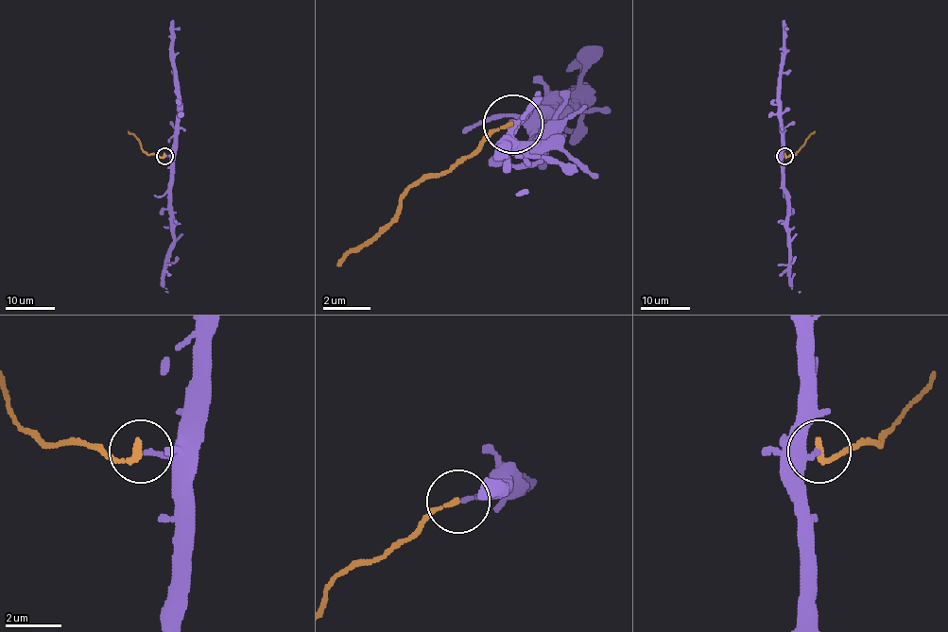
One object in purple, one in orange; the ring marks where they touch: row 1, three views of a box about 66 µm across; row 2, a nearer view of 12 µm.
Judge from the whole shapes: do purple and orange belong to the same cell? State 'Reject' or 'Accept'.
Reject

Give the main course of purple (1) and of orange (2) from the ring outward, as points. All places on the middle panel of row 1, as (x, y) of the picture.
1: (514, 123), (543, 111), (543, 134), (556, 140), (508, 146), (520, 158), (525, 187), (514, 194)
2: (514, 123), (425, 176), (396, 217), (336, 264)

